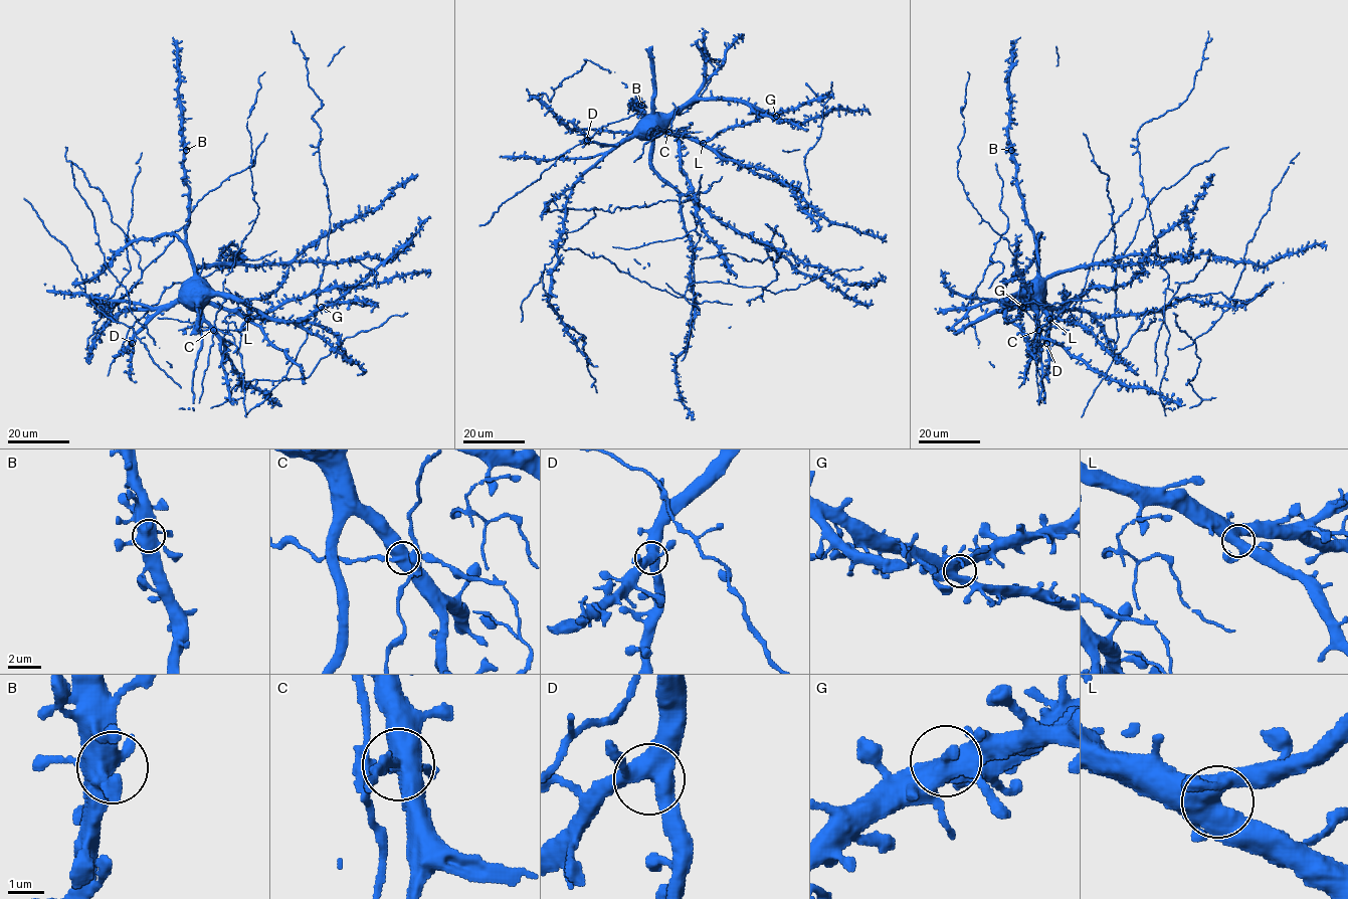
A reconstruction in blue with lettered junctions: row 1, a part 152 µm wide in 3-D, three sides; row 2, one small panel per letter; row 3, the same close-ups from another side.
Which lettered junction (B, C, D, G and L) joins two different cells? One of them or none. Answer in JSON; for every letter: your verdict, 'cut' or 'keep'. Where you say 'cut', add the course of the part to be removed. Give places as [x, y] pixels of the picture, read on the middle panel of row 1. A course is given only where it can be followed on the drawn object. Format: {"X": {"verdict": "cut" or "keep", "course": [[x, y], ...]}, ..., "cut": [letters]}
{"B": {"verdict": "keep"}, "C": {"verdict": "cut", "course": [[667, 132], [685, 129], [691, 132], [702, 132]]}, "D": {"verdict": "keep"}, "G": {"verdict": "keep"}, "L": {"verdict": "keep"}, "cut": ["C"]}

